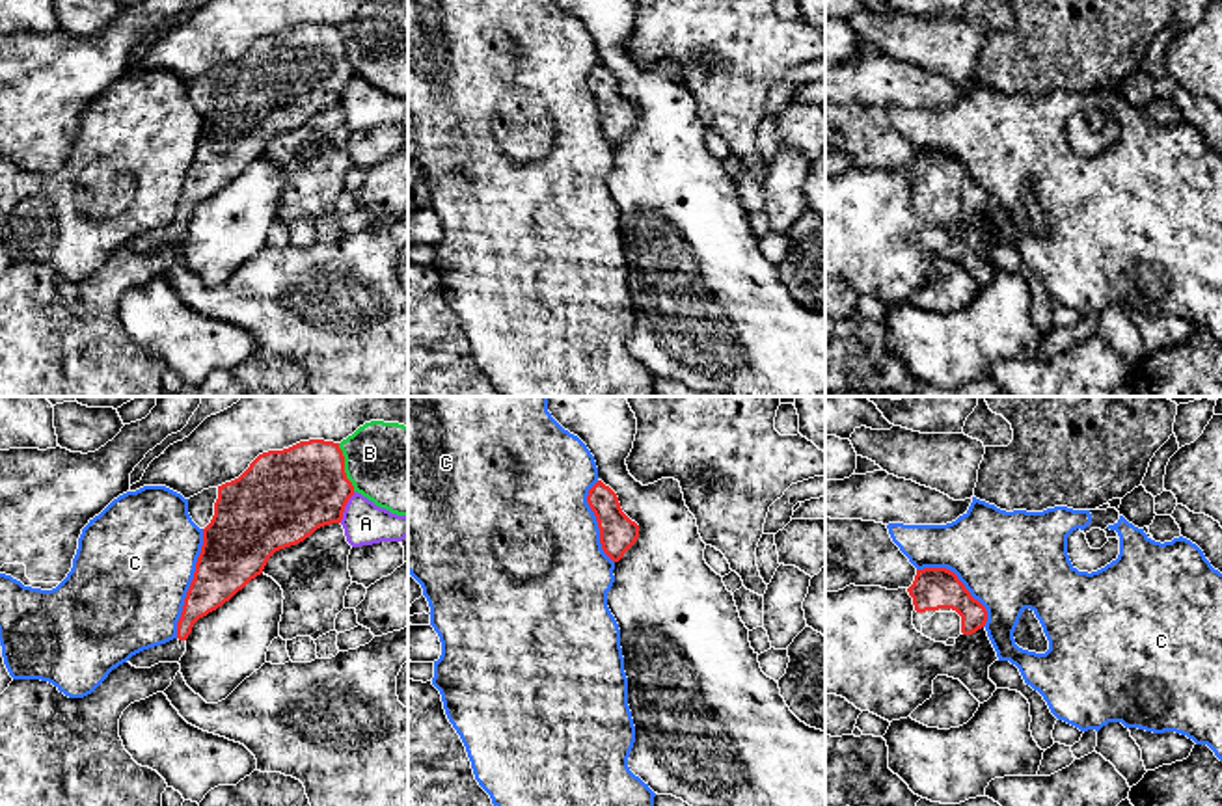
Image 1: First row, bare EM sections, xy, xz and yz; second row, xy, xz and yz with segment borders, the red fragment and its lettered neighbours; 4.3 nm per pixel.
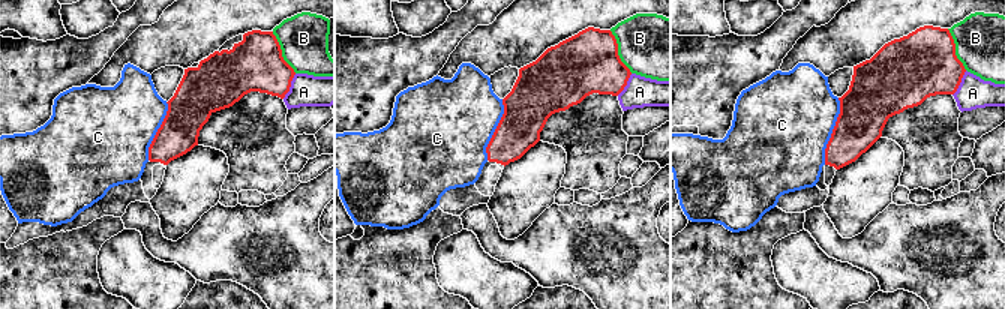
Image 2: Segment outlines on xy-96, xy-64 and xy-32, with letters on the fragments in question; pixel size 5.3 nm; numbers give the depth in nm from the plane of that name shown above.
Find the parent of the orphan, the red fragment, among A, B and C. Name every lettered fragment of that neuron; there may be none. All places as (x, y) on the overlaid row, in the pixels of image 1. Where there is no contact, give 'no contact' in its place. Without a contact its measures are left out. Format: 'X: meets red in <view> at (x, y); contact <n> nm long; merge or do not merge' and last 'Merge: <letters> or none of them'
A: meets red in xy at (345, 505); contact 150 nm long; do not merge
B: meets red in xy at (343, 468); contact 220 nm long; do not merge
C: meets red in xy at (190, 583); contact 480 nm long; do not merge
Merge: none of them

